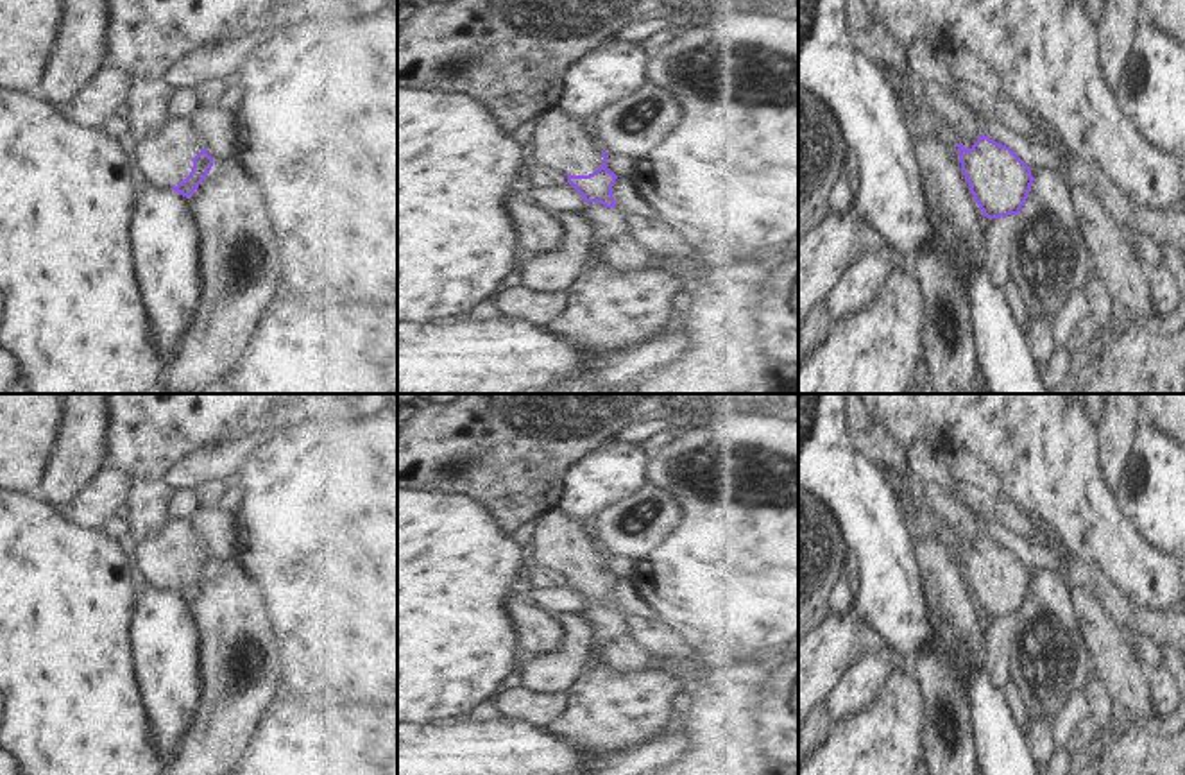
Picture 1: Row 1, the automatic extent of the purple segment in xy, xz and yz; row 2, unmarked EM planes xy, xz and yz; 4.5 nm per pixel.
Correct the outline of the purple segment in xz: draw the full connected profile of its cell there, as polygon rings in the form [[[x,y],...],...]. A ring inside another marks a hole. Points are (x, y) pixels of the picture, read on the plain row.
[[[553,507],[537,517],[530,546],[535,562],[566,575],[585,603],[616,607],[612,587],[618,576],[607,569],[609,555],[585,533],[584,519]]]

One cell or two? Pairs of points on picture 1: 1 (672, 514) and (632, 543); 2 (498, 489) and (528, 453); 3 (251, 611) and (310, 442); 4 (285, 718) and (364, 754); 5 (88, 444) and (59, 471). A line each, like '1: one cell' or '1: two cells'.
1: one cell
2: one cell
3: two cells
4: two cells
5: one cell

